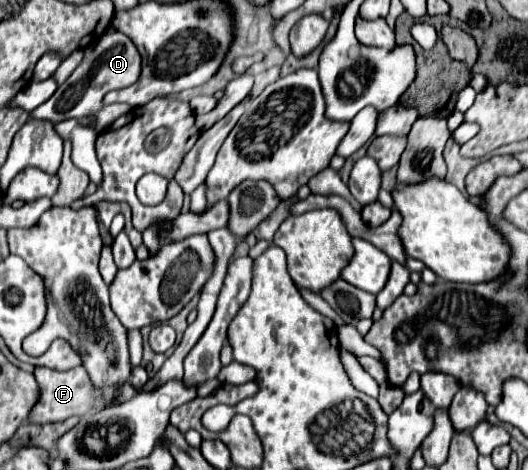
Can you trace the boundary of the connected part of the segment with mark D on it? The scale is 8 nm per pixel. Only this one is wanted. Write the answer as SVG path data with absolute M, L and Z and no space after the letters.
M123 33L103 35L99 39L99 43L85 49L85 59L77 67L77 73L73 73L57 89L57 93L53 93L53 97L49 101L45 101L43 105L39 105L31 115L35 119L47 119L53 125L59 121L65 121L65 119L81 119L85 115L95 115L97 123L94 128L101 133L109 128L115 119L132 110L129 105L124 103L115 103L119 105L105 107L101 103L103 95L111 89L121 89L121 87L133 85L139 79L139 75L141 75L141 55L137 53L137 47L133 45L133 41L129 41L129 37L125 37Z

